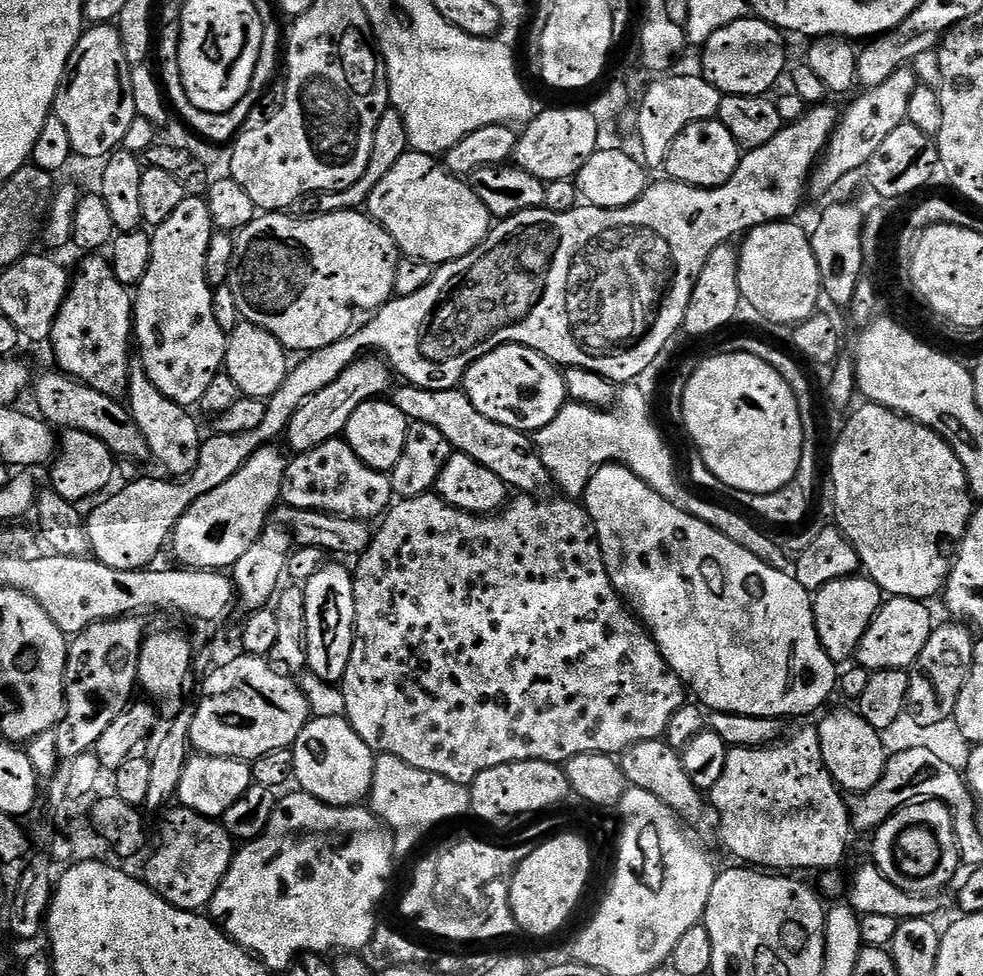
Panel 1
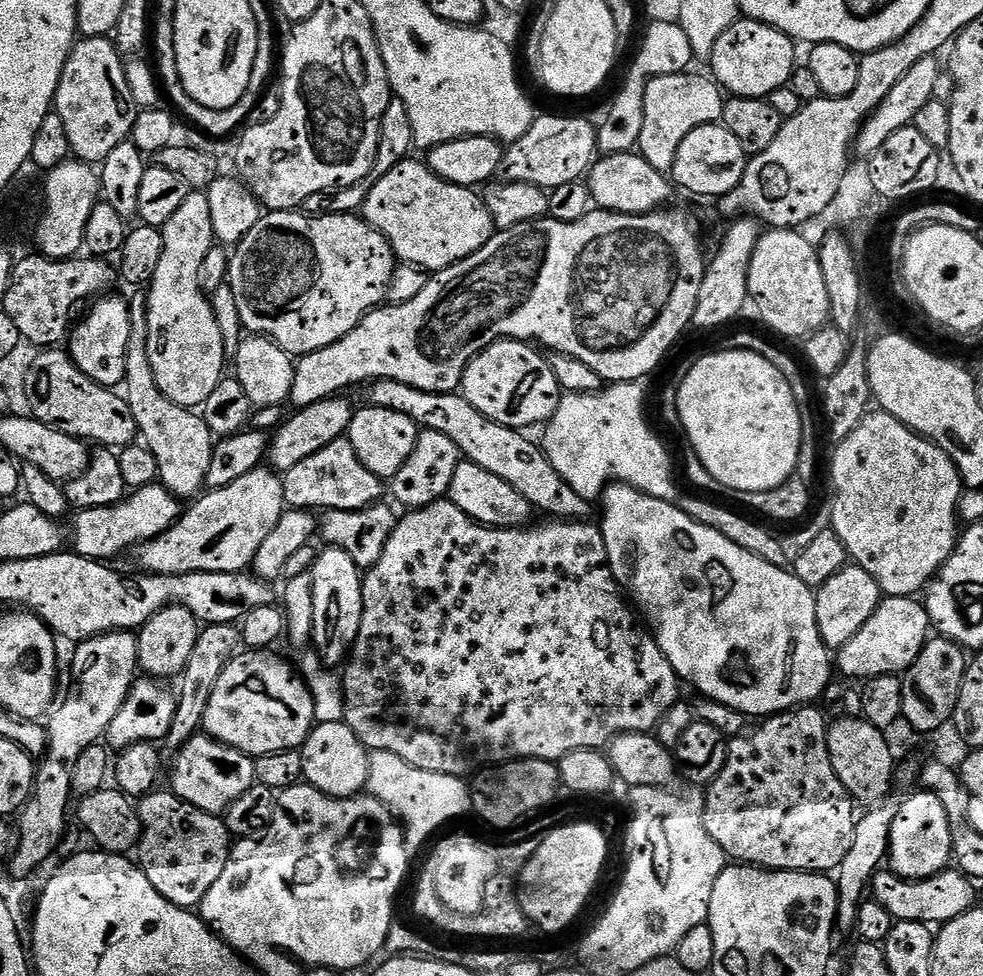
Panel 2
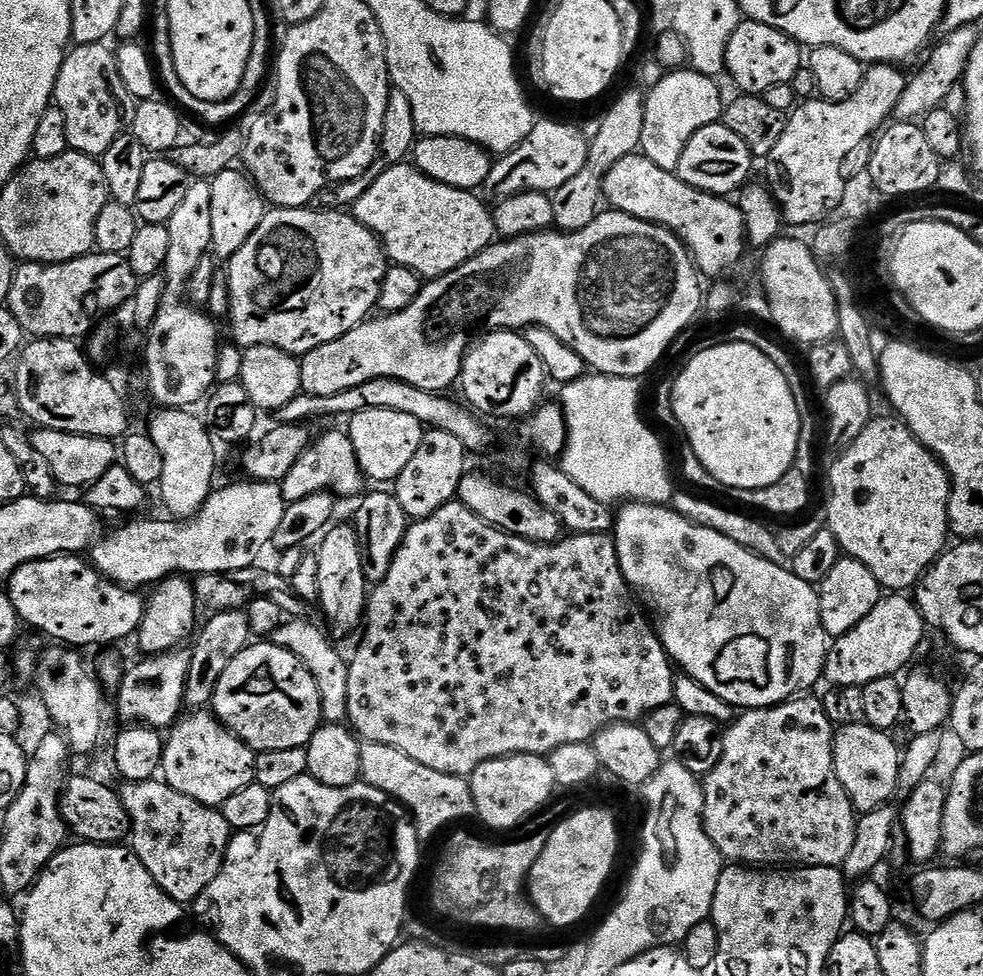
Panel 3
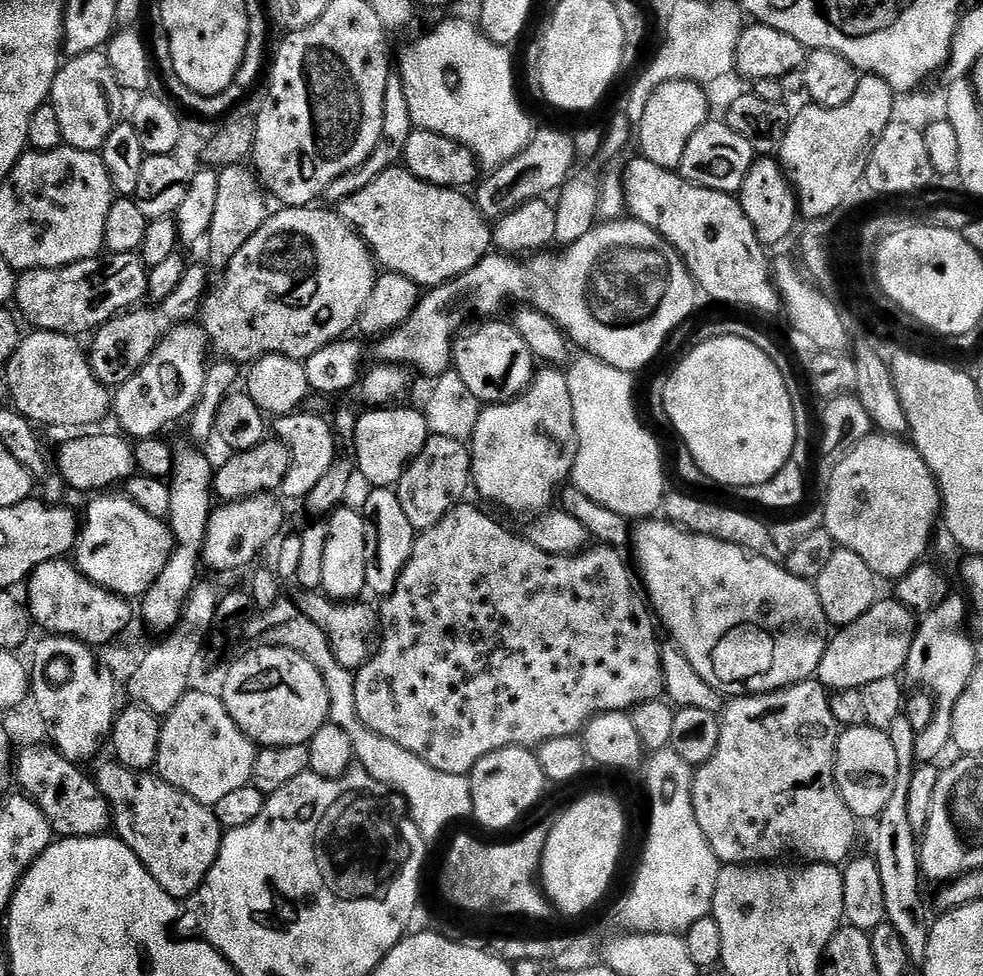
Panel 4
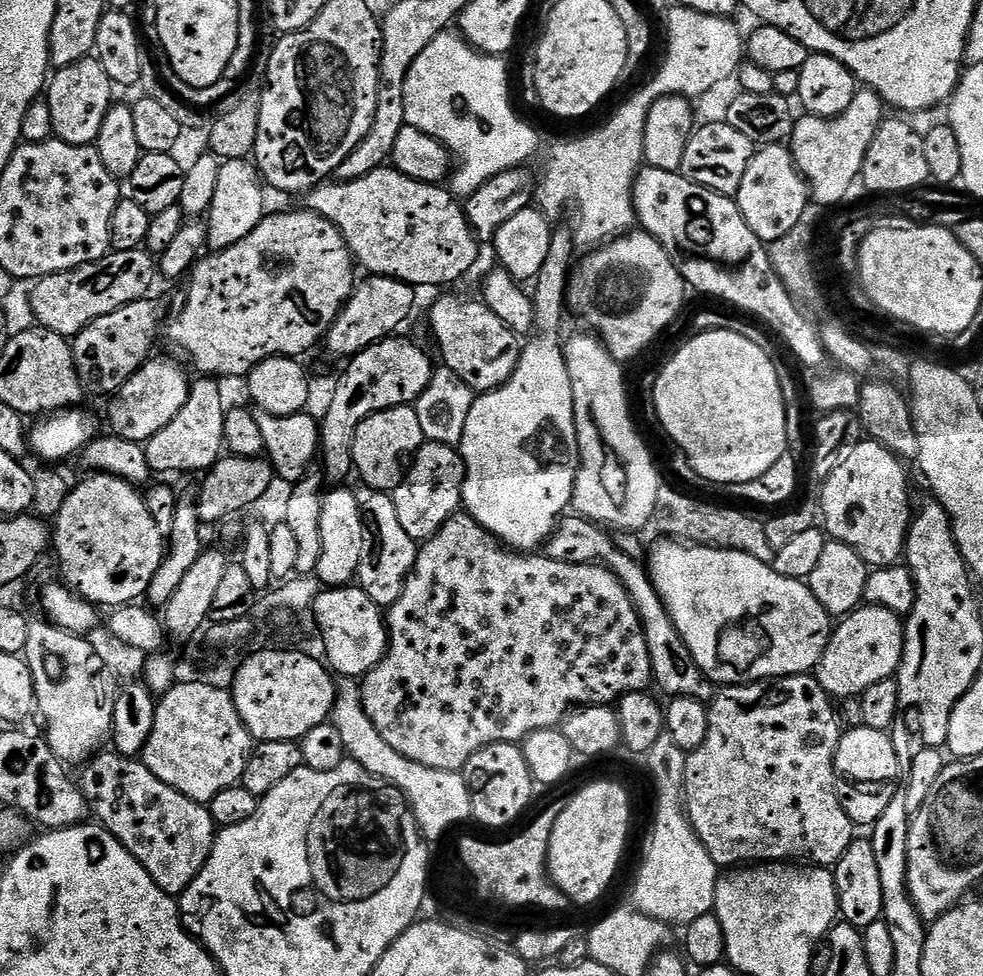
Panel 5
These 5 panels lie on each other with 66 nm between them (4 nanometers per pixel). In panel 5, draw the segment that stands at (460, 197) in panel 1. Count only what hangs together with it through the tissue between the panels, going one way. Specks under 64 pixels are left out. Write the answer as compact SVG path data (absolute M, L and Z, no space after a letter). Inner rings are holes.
M391 166L376 168L357 180L325 182L307 193L307 211L326 218L344 235L355 263L365 273L373 276L389 276L413 286L420 284L452 284L460 280L476 264L478 236L469 224L461 201L455 200L447 187L439 184L423 184Z

